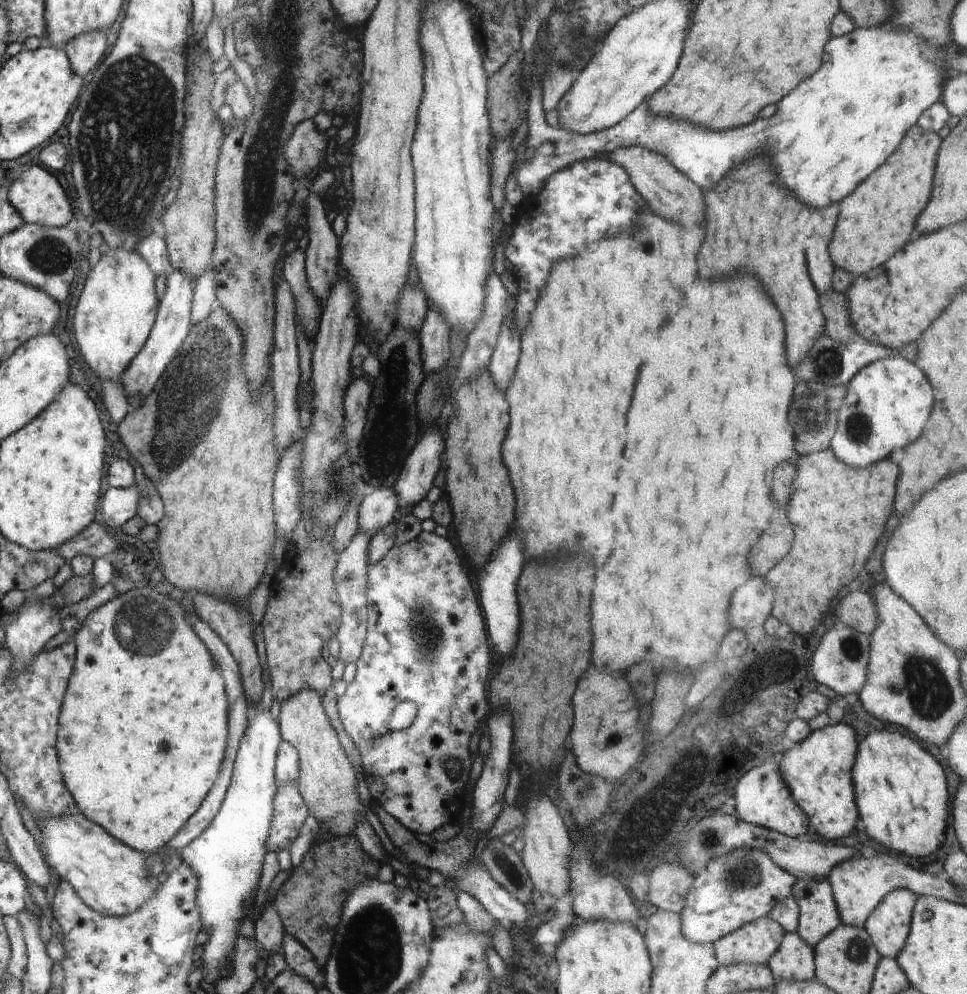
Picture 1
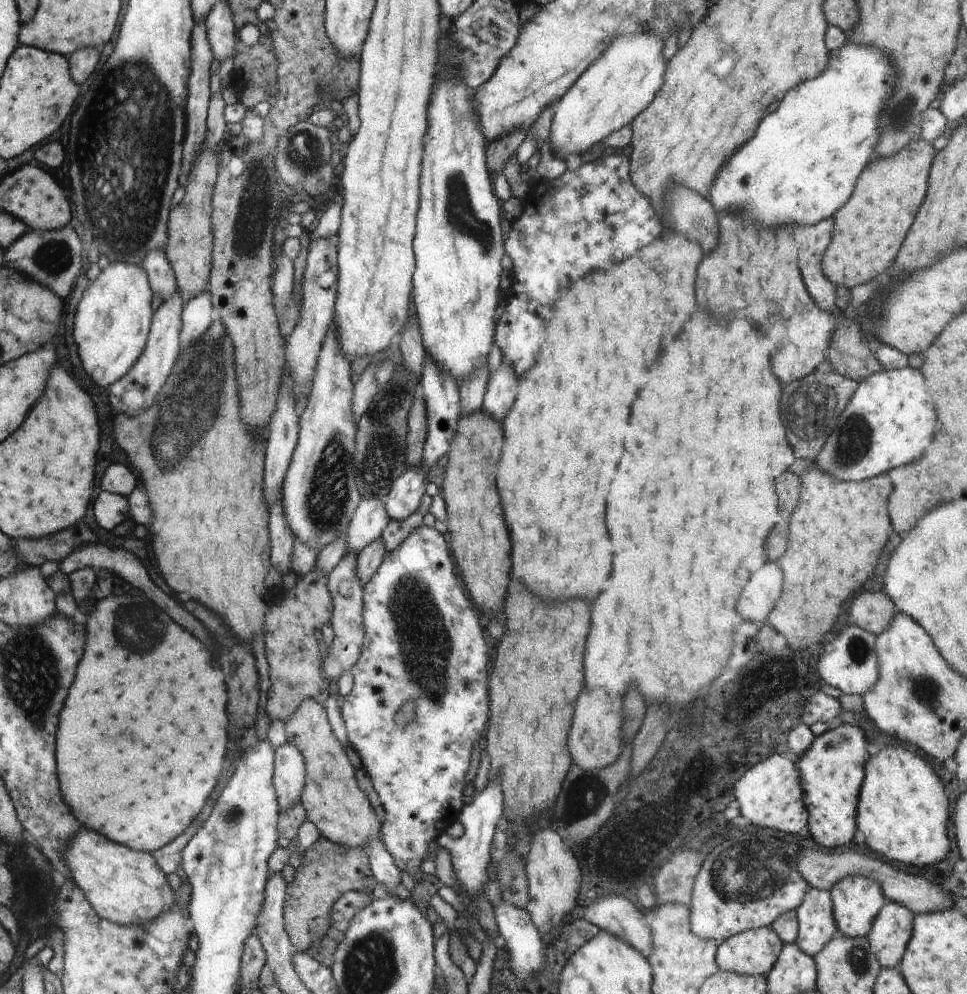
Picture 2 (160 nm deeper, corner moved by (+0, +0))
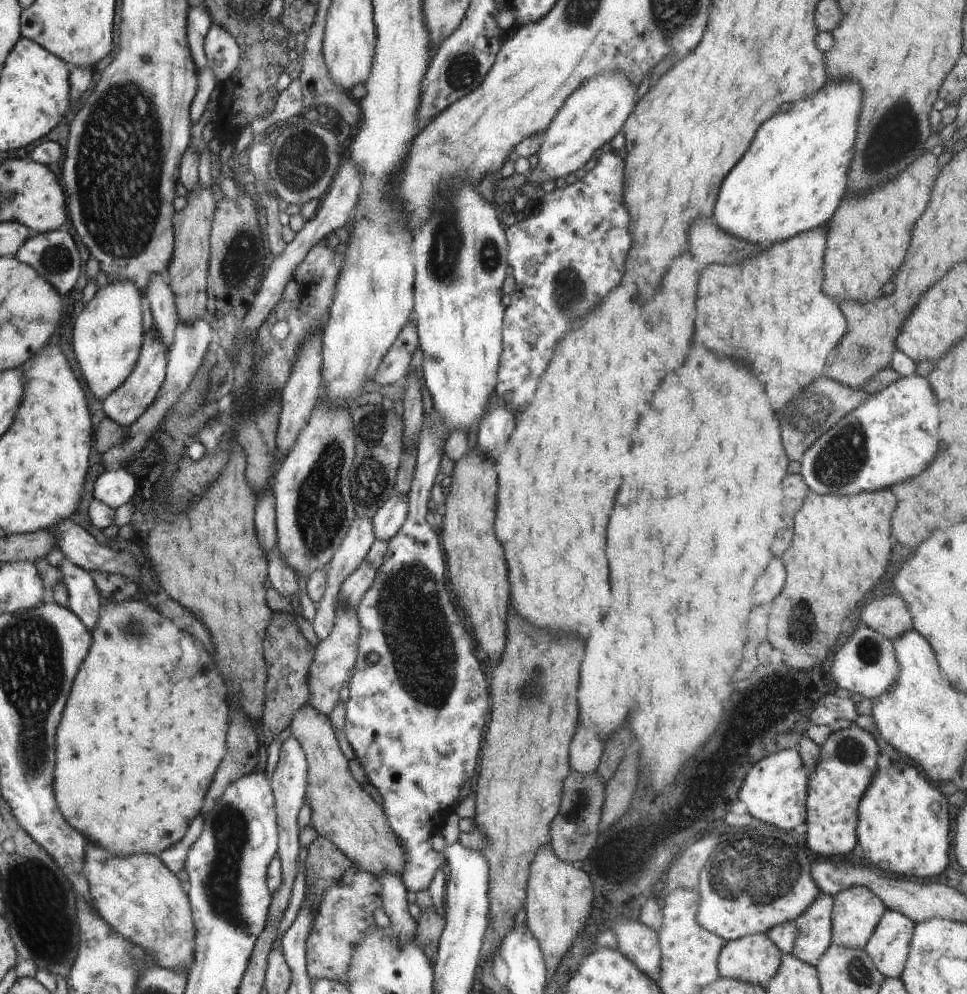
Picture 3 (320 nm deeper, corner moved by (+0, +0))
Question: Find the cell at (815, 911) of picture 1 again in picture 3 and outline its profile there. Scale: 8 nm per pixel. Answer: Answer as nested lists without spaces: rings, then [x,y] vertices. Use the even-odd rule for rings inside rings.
[[[820,896],[795,920],[796,940],[791,954],[816,967],[819,958],[831,945],[833,896]]]

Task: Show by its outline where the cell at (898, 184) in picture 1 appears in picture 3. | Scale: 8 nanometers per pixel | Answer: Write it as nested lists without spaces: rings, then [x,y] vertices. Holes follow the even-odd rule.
[[[929,147],[921,153],[916,160],[913,160],[898,176],[896,179],[892,179],[888,183],[882,185],[881,187],[877,187],[876,190],[870,191],[867,195],[857,195],[854,197],[853,195],[846,194],[836,212],[833,214],[833,217],[828,222],[827,228],[827,245],[825,248],[824,255],[824,266],[823,266],[823,291],[824,294],[827,294],[832,300],[835,302],[842,303],[846,301],[862,301],[862,302],[870,302],[871,300],[876,300],[884,296],[882,294],[882,286],[886,284],[886,282],[890,282],[894,279],[896,271],[898,270],[898,266],[903,263],[904,256],[906,256],[906,250],[908,250],[908,244],[910,244],[910,234],[912,234],[912,228],[914,228],[914,224],[916,224],[916,220],[922,216],[924,212],[924,208],[926,208],[926,204],[930,202],[930,194],[932,187],[934,186],[937,174],[939,173],[938,159],[937,156],[932,153]]]

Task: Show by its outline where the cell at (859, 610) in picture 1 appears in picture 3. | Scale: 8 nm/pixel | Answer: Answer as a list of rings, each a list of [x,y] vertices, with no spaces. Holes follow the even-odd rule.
[[[898,594],[867,597],[860,609],[864,624],[893,641],[913,629],[912,616],[904,599]]]

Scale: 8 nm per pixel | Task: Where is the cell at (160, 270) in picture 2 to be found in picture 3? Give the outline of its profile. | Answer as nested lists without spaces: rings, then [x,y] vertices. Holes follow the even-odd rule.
[[[166,275],[151,278],[145,292],[146,306],[153,316],[153,329],[169,348],[174,340],[175,328],[180,324],[172,289],[168,286]]]

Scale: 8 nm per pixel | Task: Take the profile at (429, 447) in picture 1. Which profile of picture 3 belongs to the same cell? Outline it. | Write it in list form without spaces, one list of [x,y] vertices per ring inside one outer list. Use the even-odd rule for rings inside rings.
[[[394,493],[384,502],[382,508],[376,511],[371,523],[375,537],[379,541],[389,541],[396,536],[406,520],[408,507],[407,498]]]

